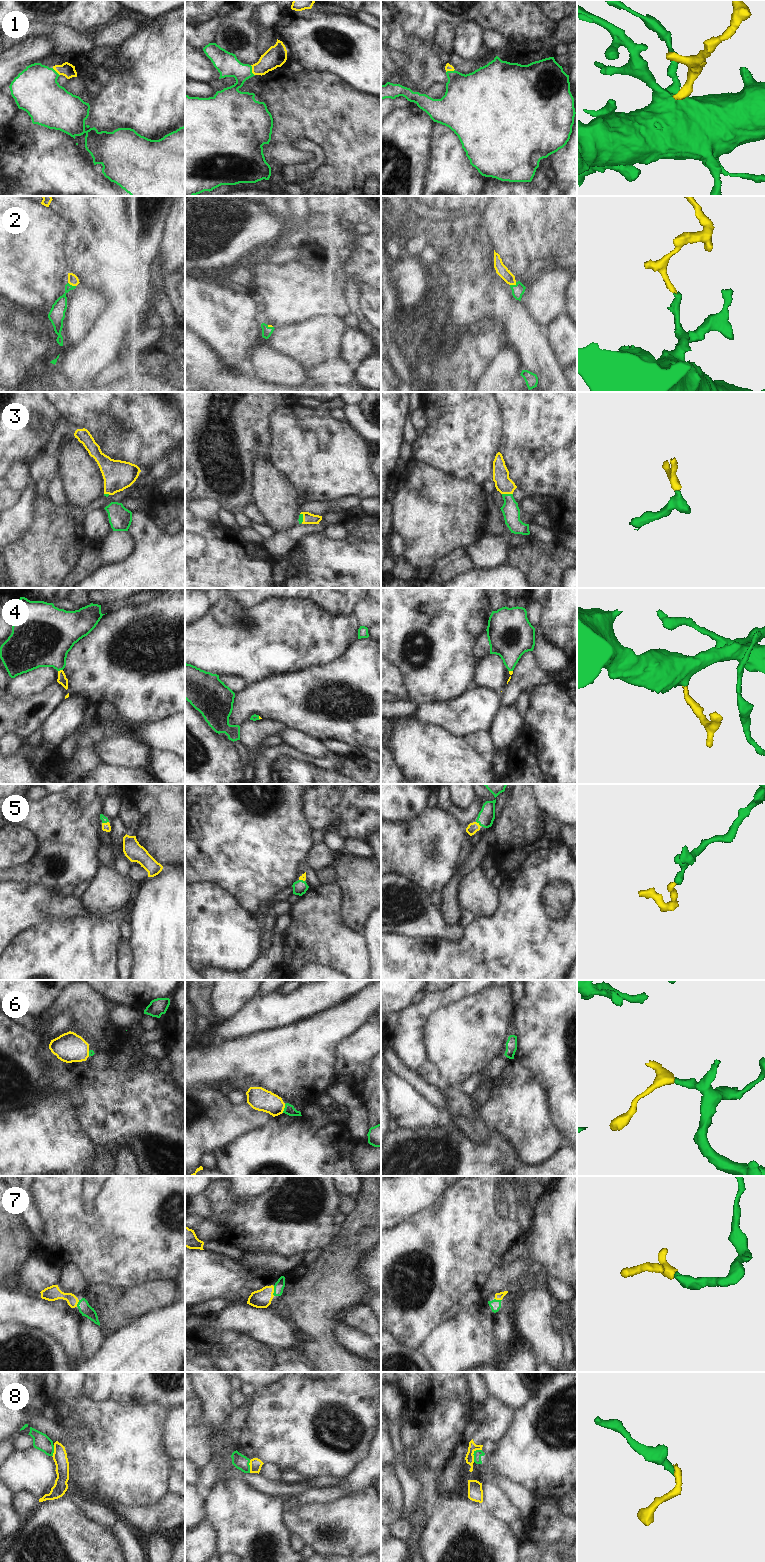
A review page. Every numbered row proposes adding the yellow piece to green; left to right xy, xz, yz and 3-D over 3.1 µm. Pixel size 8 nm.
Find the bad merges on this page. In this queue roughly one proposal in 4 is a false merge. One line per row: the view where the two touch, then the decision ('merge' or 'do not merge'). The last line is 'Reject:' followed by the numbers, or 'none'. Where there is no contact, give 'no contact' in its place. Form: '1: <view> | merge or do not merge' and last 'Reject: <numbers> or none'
1: xz | merge
2: yz | merge
3: yz | merge
4: xy | merge
5: yz | merge
6: xz | merge
7: xz | merge
8: yz | do not merge
Reject: 8

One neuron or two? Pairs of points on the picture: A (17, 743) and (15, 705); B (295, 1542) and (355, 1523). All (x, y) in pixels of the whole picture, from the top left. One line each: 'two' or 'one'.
A: two
B: two

